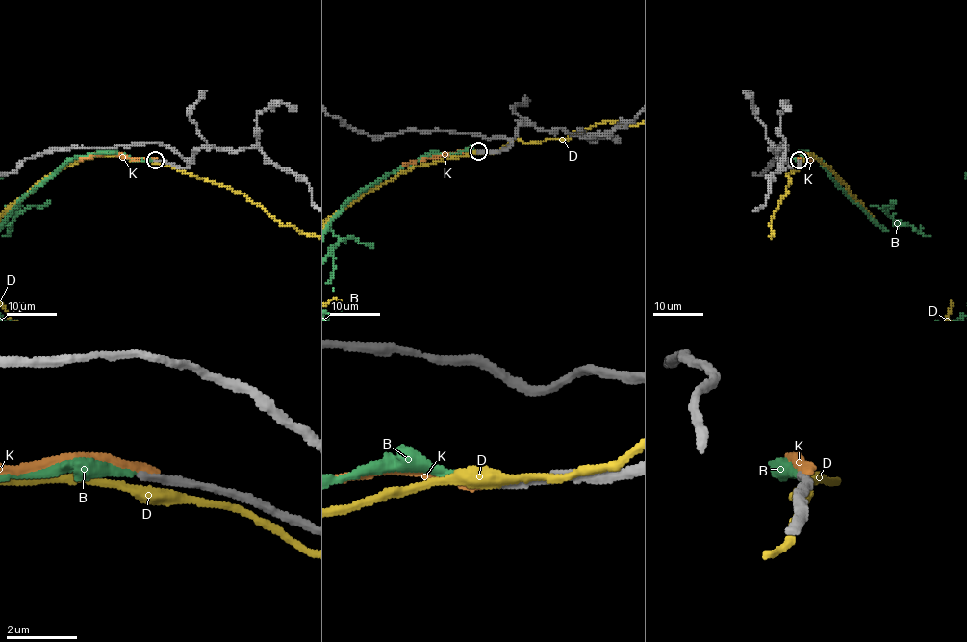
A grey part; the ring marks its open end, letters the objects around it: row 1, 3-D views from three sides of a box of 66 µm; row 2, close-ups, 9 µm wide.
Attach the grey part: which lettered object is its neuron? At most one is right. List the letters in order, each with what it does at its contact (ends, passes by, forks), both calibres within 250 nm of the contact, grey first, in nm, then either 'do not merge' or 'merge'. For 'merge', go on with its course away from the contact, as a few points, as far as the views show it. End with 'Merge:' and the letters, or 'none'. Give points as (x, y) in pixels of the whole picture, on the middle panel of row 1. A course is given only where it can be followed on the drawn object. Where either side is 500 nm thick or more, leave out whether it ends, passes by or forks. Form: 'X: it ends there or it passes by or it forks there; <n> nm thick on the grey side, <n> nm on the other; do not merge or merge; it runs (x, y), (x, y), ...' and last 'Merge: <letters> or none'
B: it ends there; 240 nm thick on the grey side, 240 nm on the other; merge
D: it passes by; 340 nm thick on the grey side, 400 nm on the other; do not merge
K: it ends there; 280 nm thick on the grey side, 280 nm on the other; do not merge
Merge: B

